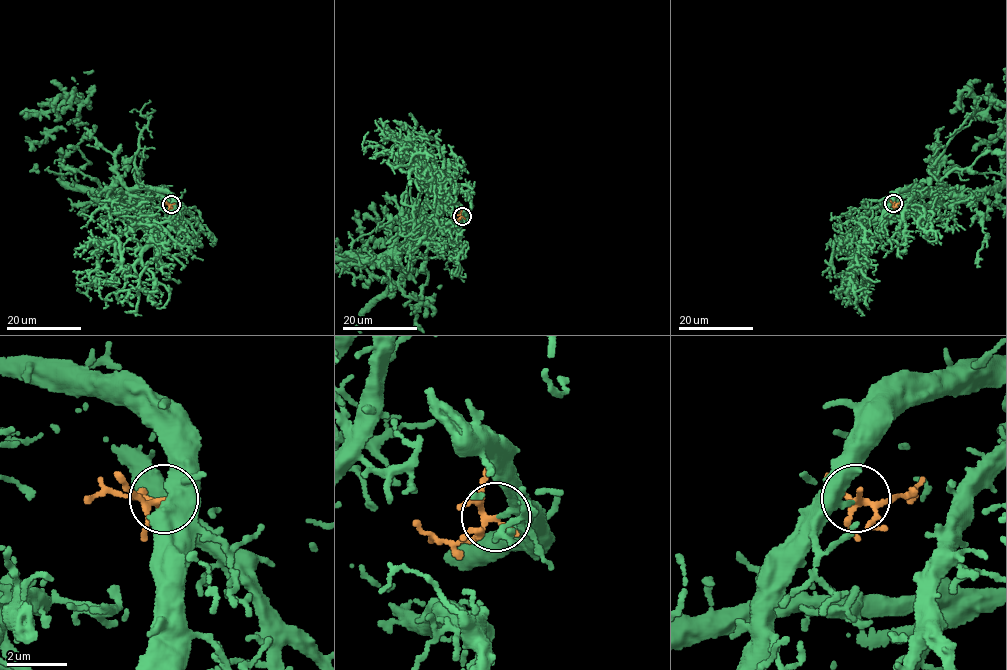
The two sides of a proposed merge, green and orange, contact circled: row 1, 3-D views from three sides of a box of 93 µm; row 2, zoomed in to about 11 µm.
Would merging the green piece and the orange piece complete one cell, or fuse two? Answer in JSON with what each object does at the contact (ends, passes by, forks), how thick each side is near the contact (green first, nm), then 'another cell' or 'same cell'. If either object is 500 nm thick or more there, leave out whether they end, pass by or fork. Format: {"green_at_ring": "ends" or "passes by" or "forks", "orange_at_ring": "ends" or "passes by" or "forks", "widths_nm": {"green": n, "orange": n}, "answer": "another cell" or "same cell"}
{"green_at_ring": "ends", "orange_at_ring": "forks", "widths_nm": {"green": 320, "orange": 170}, "answer": "same cell"}

